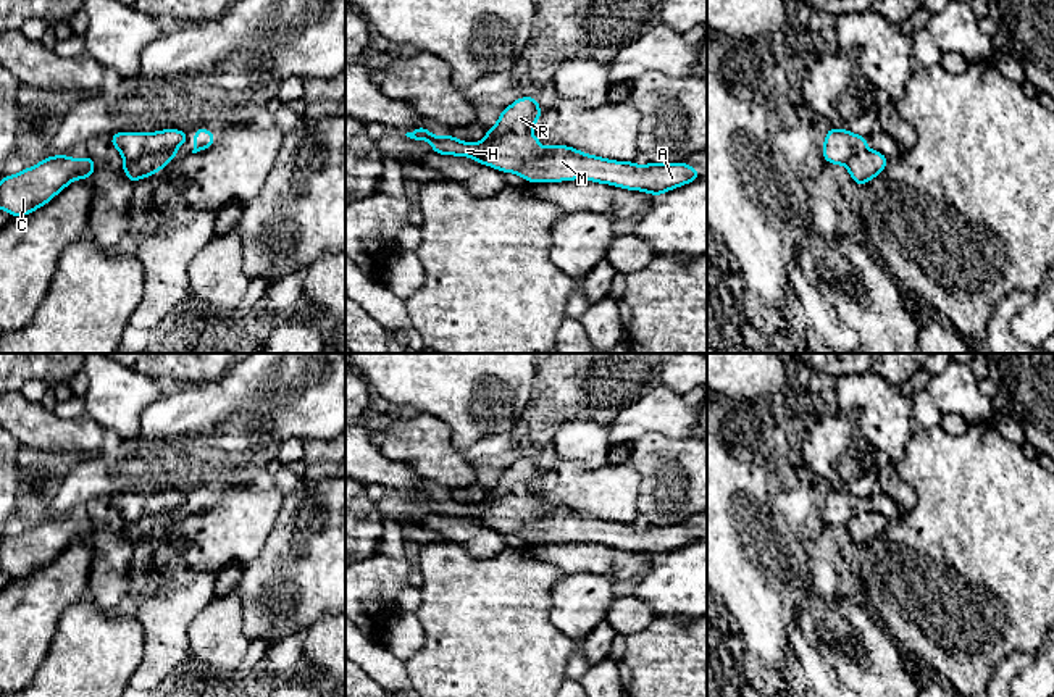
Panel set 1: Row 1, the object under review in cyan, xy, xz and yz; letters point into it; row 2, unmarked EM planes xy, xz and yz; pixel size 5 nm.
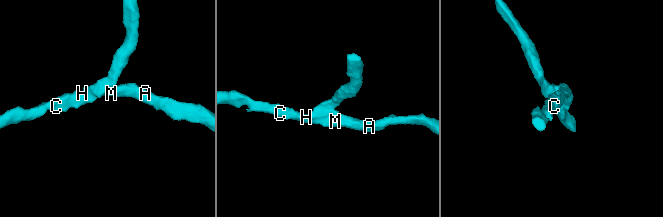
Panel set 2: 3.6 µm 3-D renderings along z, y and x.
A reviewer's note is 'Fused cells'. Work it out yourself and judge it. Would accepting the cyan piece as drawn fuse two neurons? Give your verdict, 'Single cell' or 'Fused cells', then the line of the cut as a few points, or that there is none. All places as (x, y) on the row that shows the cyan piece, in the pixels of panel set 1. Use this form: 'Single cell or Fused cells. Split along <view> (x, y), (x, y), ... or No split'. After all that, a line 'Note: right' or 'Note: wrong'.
Fused cells. Split along xy (175, 147), (125, 160)
Note: right

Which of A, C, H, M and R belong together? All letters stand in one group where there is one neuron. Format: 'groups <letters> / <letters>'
groups A C H M / R

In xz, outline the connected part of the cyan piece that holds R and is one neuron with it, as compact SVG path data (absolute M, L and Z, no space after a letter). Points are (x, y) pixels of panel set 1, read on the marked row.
M518 98L500 113L497 124L487 129L486 139L531 132L541 113L542 110L537 105L537 98Z

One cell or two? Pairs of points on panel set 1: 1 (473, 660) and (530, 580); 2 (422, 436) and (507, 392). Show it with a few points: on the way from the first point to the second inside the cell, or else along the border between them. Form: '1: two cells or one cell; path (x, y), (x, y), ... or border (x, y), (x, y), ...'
1: one cell; path (488, 641), (488, 621), (510, 599)
2: two cells; border (414, 412), (441, 418), (462, 452)

